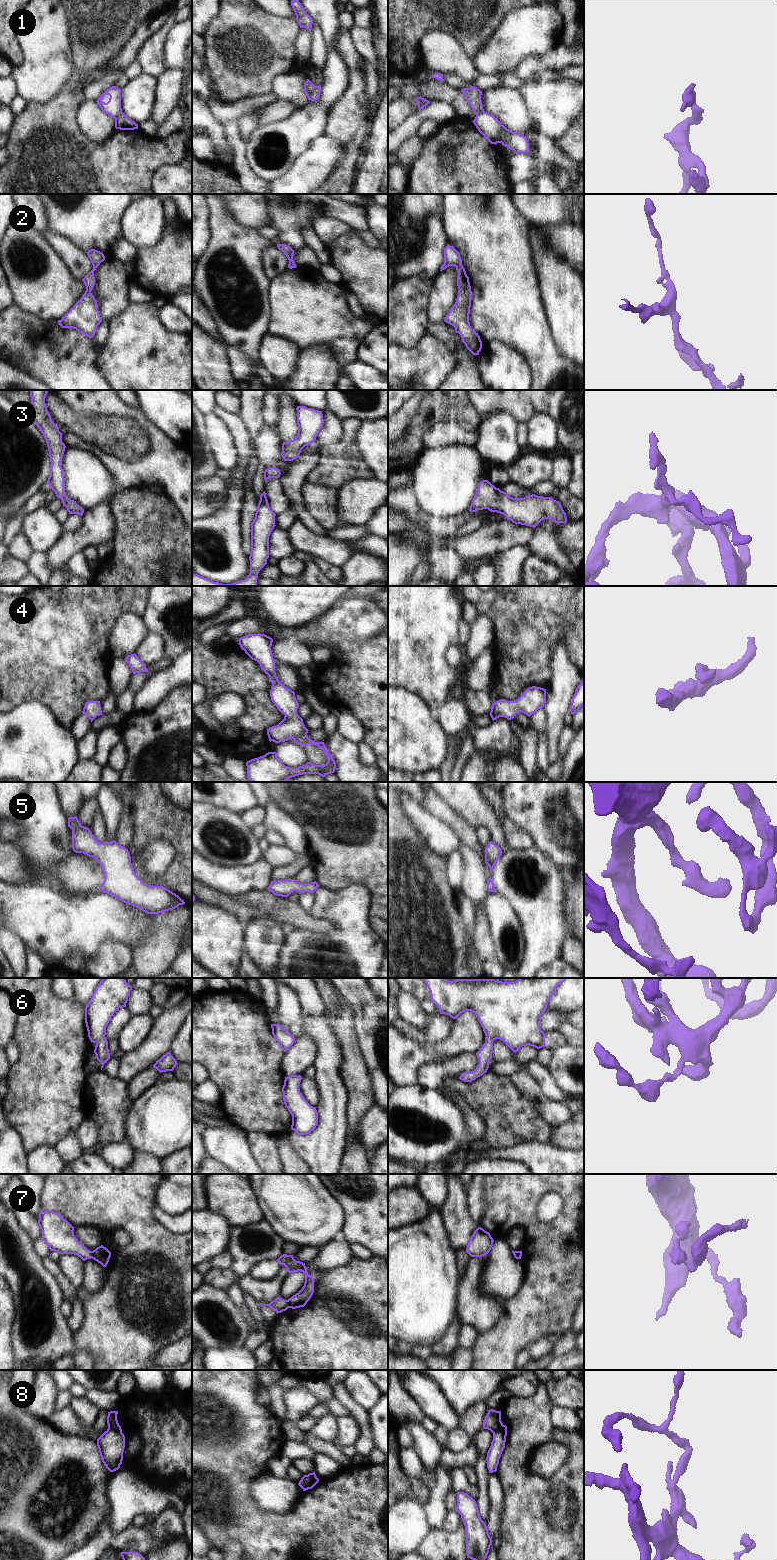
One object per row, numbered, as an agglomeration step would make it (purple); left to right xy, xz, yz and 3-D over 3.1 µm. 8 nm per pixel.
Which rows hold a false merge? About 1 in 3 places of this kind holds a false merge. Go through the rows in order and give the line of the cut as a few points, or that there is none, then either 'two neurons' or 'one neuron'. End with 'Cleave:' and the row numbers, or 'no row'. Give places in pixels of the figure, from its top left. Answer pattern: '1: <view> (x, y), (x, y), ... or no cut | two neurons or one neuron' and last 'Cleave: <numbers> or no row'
1: xz (315, 86), (307, 96) | two neurons
2: no cut | one neuron
3: no cut | one neuron
4: no cut | one neuron
5: no cut | one neuron
6: no cut | one neuron
7: xz (286, 1300), (288, 1307) | two neurons
8: xy (108, 1428), (114, 1431), (121, 1431) | two neurons
Cleave: 1, 7, 8

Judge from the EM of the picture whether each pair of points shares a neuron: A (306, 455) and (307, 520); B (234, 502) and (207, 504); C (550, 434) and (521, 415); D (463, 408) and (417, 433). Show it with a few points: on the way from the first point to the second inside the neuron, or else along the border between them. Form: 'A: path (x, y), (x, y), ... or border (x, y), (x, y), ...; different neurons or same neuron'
A: path (299, 471), (296, 477), (296, 499), (298, 504); same neuron
B: border (225, 481), (225, 502), (214, 513), (204, 517); different neurons
C: border (553, 420), (545, 413), (536, 413), (527, 423); different neurons
D: path (452, 408), (444, 408), (428, 422); same neuron

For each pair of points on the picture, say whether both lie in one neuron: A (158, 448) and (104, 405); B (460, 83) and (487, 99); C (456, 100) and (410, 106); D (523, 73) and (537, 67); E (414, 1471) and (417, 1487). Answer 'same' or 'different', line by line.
A: same
B: different
C: different
D: same
E: different

